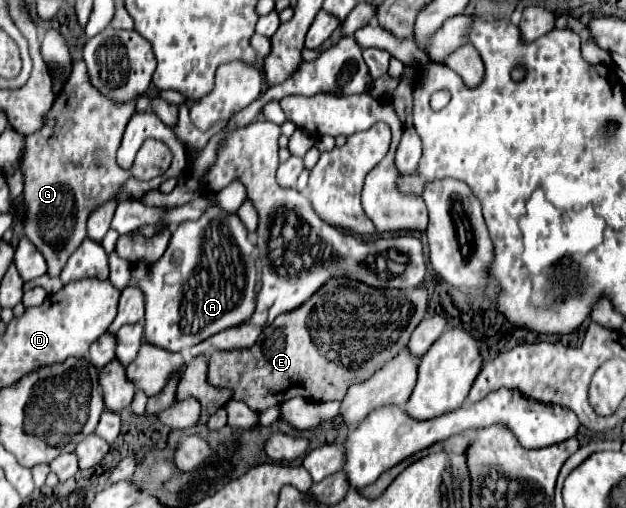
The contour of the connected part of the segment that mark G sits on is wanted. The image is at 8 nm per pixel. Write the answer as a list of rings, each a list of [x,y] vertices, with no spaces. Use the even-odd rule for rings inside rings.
[[[83,60],[73,64],[73,72],[57,94],[53,108],[45,116],[45,128],[25,136],[23,172],[25,172],[25,236],[41,250],[47,260],[47,274],[59,276],[69,256],[85,240],[85,224],[95,208],[107,200],[119,200],[129,178],[119,168],[115,154],[119,150],[125,126],[135,114],[135,102],[113,102],[97,92]],[[63,156],[73,156],[65,166]]]

